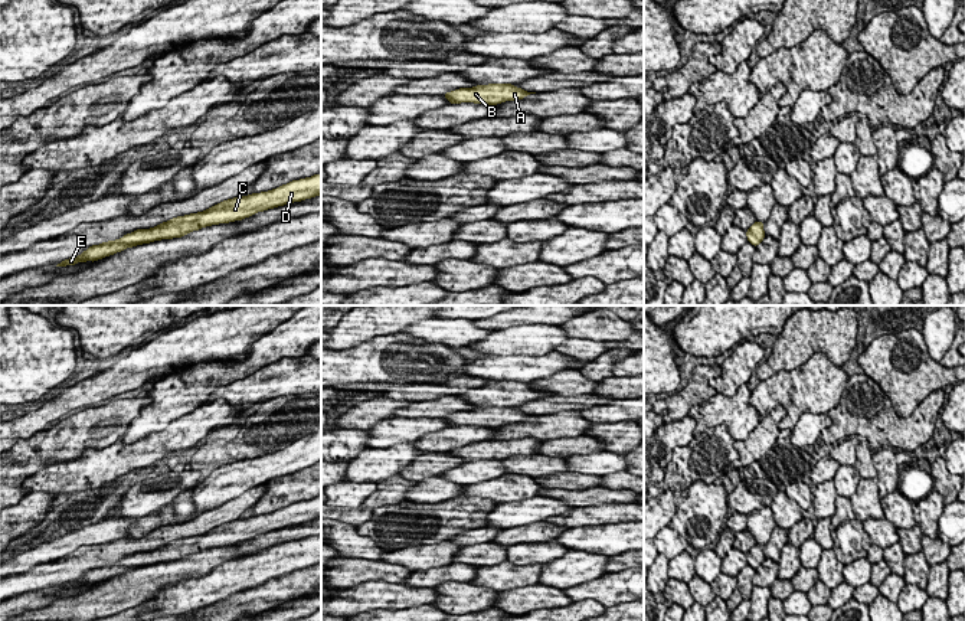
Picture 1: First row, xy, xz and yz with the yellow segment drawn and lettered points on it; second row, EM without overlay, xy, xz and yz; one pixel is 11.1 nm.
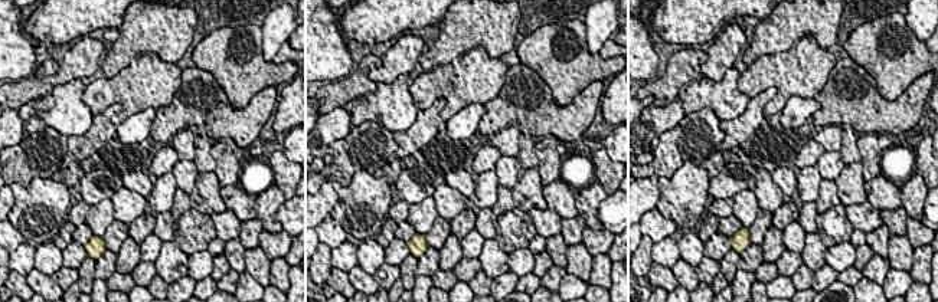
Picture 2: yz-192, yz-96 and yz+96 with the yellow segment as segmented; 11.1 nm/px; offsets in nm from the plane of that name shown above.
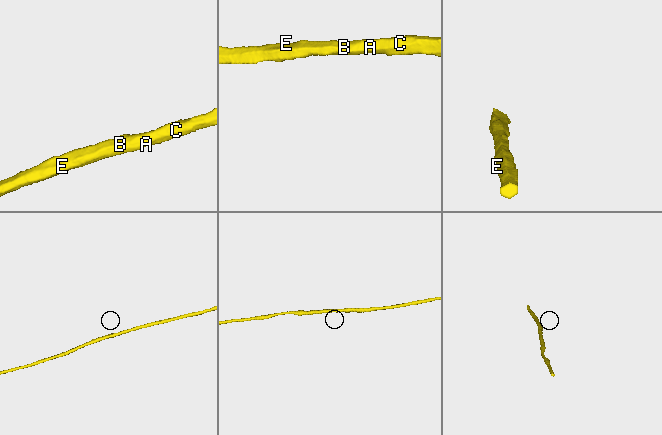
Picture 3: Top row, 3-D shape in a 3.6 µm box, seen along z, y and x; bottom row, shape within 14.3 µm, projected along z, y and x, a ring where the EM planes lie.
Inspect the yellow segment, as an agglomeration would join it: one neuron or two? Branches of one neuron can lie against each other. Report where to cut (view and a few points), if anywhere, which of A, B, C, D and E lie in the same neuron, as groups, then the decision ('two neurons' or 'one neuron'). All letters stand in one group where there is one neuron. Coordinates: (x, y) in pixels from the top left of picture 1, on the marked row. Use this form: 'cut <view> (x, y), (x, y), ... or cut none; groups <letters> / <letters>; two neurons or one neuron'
cut none; groups A B C D E; one neuron

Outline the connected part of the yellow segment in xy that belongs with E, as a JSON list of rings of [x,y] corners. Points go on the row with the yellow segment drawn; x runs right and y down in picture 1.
[[[321,173],[311,177],[292,180],[269,192],[252,193],[223,200],[203,212],[173,218],[150,229],[137,229],[117,241],[92,245],[81,255],[65,259],[56,267],[75,265],[78,262],[98,261],[143,244],[161,239],[181,238],[189,232],[206,226],[242,220],[258,212],[274,209],[294,202],[301,202],[321,195]]]

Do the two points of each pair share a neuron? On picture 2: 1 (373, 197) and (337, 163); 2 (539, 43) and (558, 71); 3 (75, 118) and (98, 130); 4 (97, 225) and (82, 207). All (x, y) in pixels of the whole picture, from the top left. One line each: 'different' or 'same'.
1: different
2: same
3: different
4: different

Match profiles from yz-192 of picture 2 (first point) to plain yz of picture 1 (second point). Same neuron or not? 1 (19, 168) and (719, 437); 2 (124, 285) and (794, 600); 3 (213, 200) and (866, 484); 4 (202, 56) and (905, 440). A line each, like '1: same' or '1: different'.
1: same
2: different
3: same
4: different

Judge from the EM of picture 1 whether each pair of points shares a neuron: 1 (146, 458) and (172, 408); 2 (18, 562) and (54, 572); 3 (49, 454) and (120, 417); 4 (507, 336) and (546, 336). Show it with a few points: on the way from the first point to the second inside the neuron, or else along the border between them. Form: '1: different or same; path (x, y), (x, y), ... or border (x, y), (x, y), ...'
1: different; border (190, 414), (185, 414), (164, 428), (128, 443)
2: different; border (65, 555), (15, 575)
3: same; path (66, 444), (85, 430), (102, 425)
4: same; path (517, 336), (536, 336)

